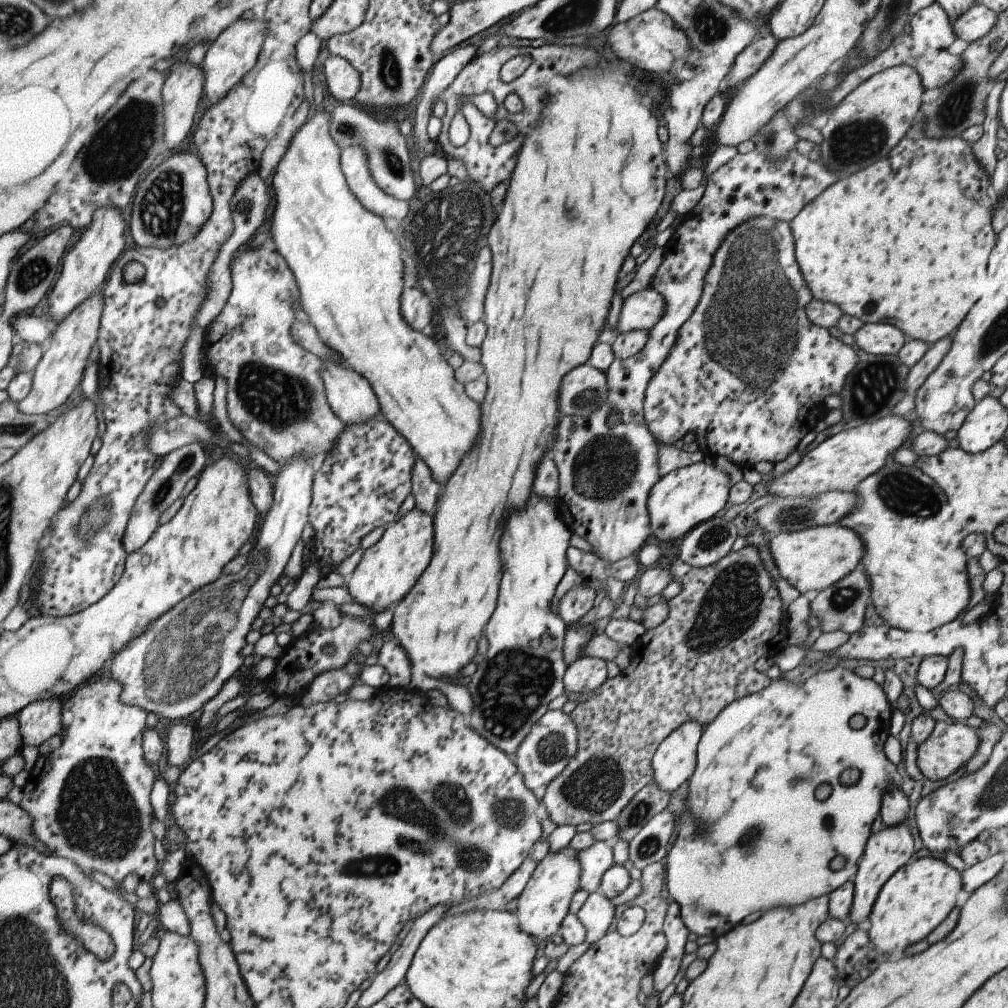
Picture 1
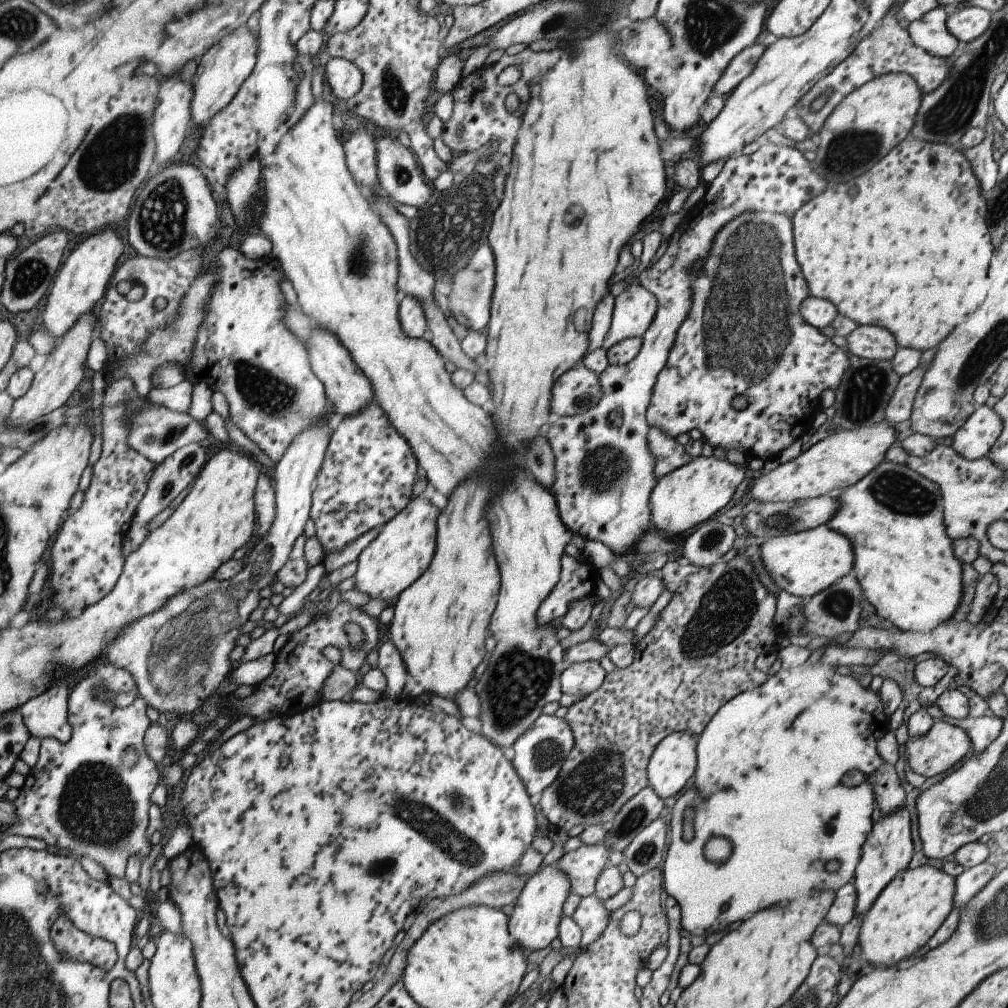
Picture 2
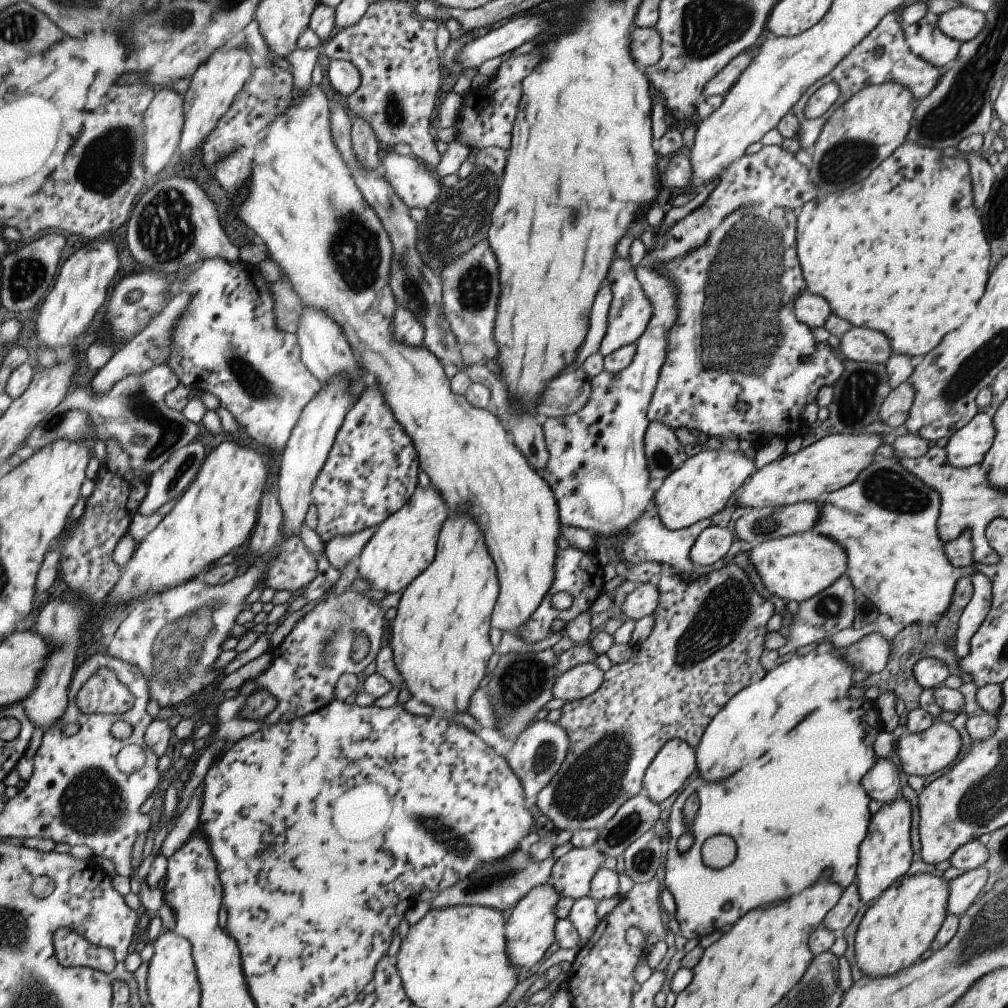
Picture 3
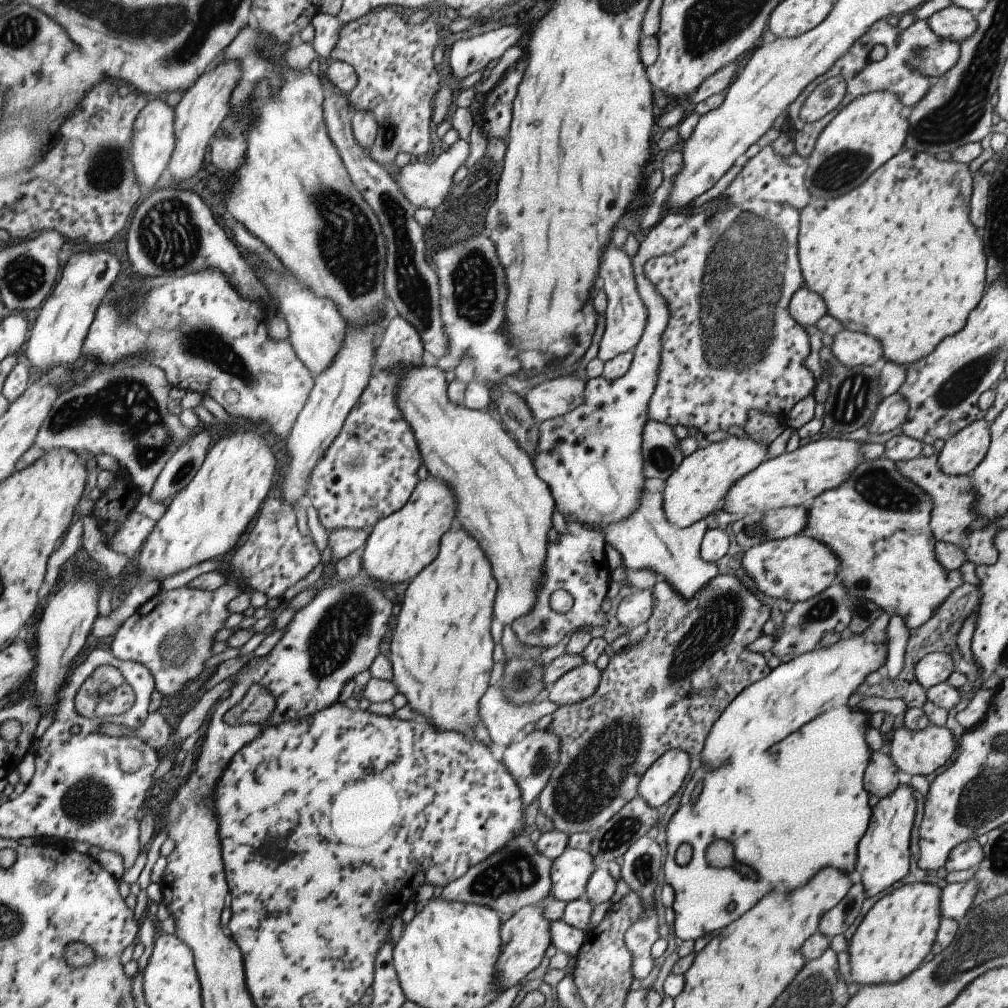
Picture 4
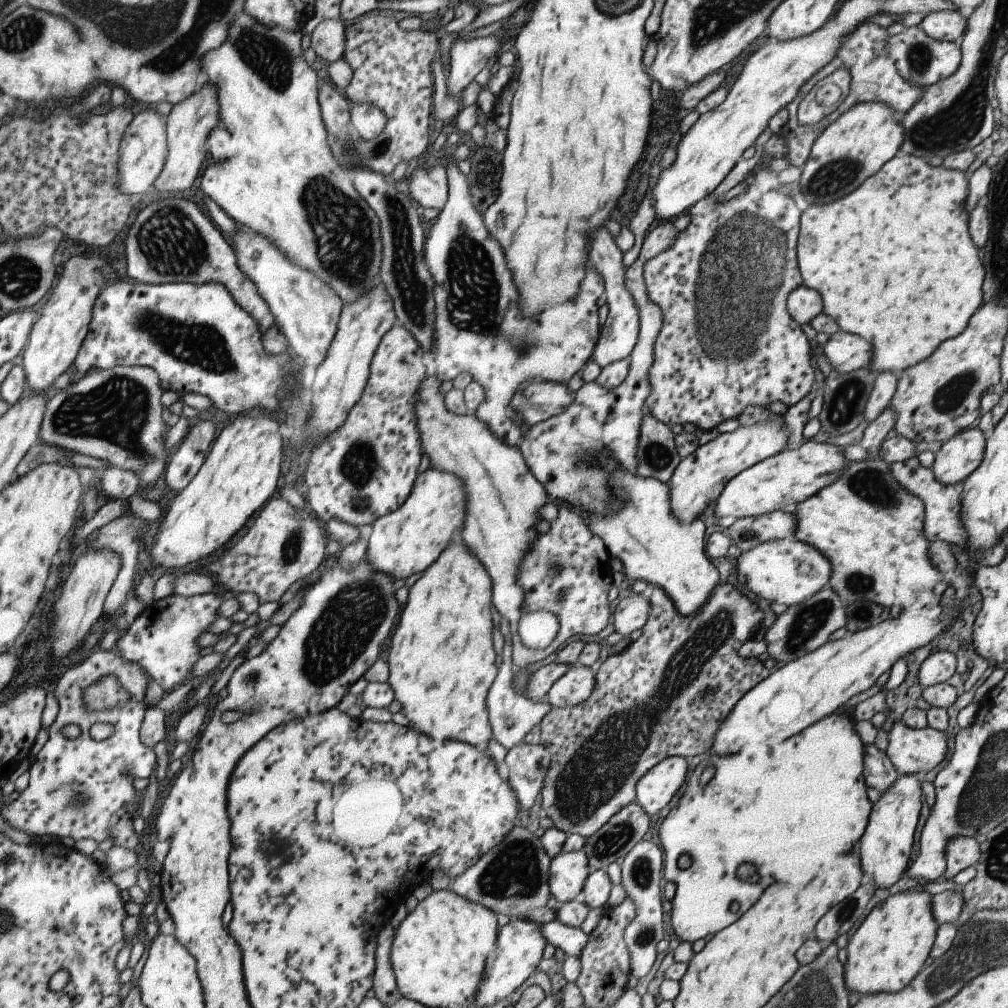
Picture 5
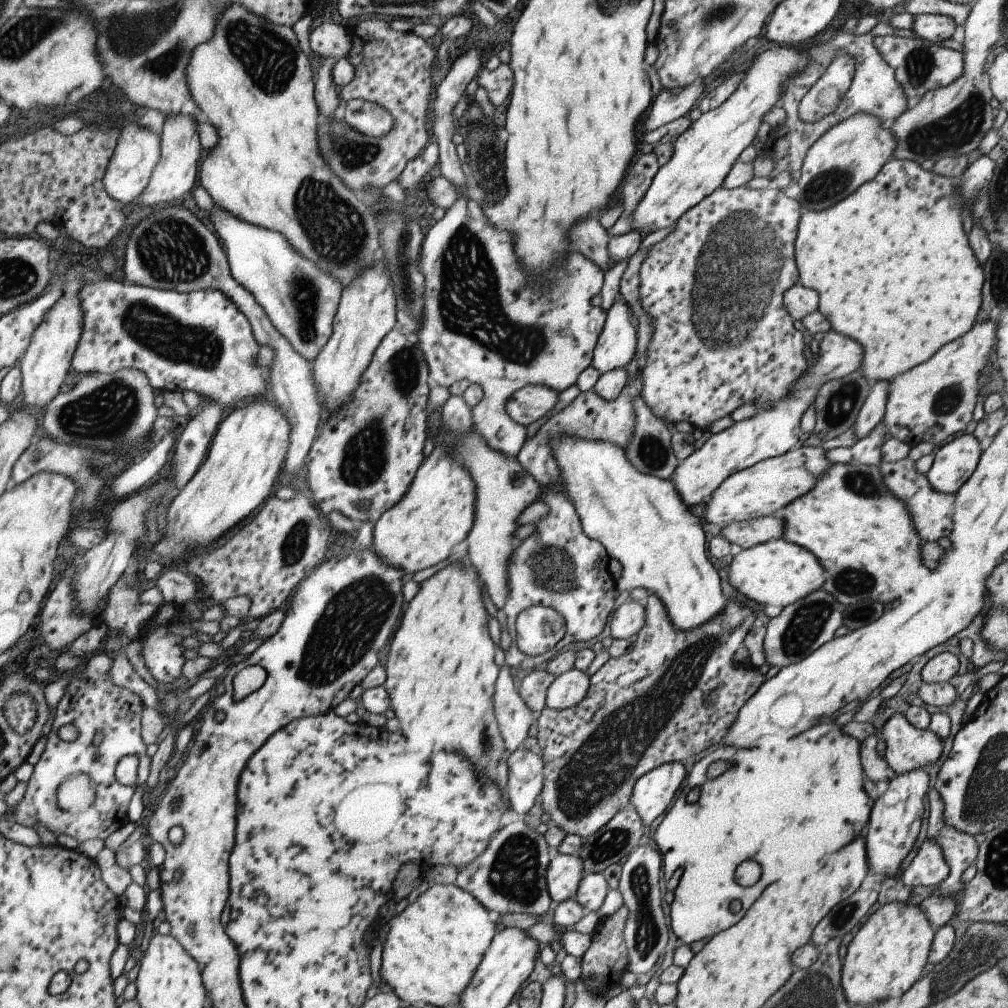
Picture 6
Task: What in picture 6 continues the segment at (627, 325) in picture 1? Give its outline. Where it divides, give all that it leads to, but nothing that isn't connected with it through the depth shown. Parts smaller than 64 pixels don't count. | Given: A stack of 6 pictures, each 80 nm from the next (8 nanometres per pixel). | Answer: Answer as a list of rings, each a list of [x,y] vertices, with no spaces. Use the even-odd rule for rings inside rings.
[[[587,218],[571,228],[571,248],[598,266],[603,272],[610,268],[608,240],[610,236],[599,220]],[[621,293],[614,296],[592,352],[591,366],[601,373],[625,366],[634,358],[636,325]]]

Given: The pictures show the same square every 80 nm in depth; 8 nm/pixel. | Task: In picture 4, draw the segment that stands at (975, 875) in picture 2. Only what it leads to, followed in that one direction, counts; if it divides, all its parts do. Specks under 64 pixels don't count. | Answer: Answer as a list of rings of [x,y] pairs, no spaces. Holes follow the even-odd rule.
[[[973,876],[958,883],[947,883],[940,894],[940,918],[958,921],[972,906],[978,880]]]

